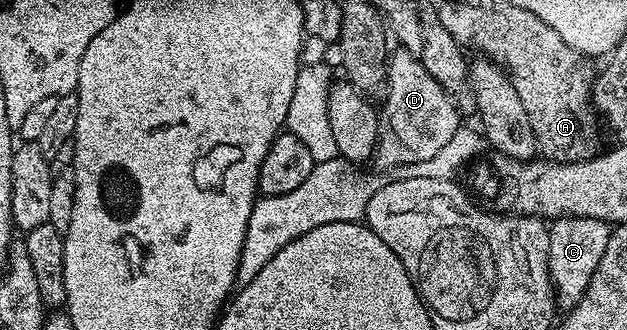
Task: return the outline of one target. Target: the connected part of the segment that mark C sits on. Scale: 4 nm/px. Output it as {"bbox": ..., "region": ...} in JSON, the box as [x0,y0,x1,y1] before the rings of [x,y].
{"bbox":[549,215,610,308],"region":[[[569,215],[554,218],[549,228],[549,275],[553,278],[555,303],[558,308],[573,308],[587,289],[595,269],[603,261],[603,249],[607,249],[610,224],[589,216]]]}

